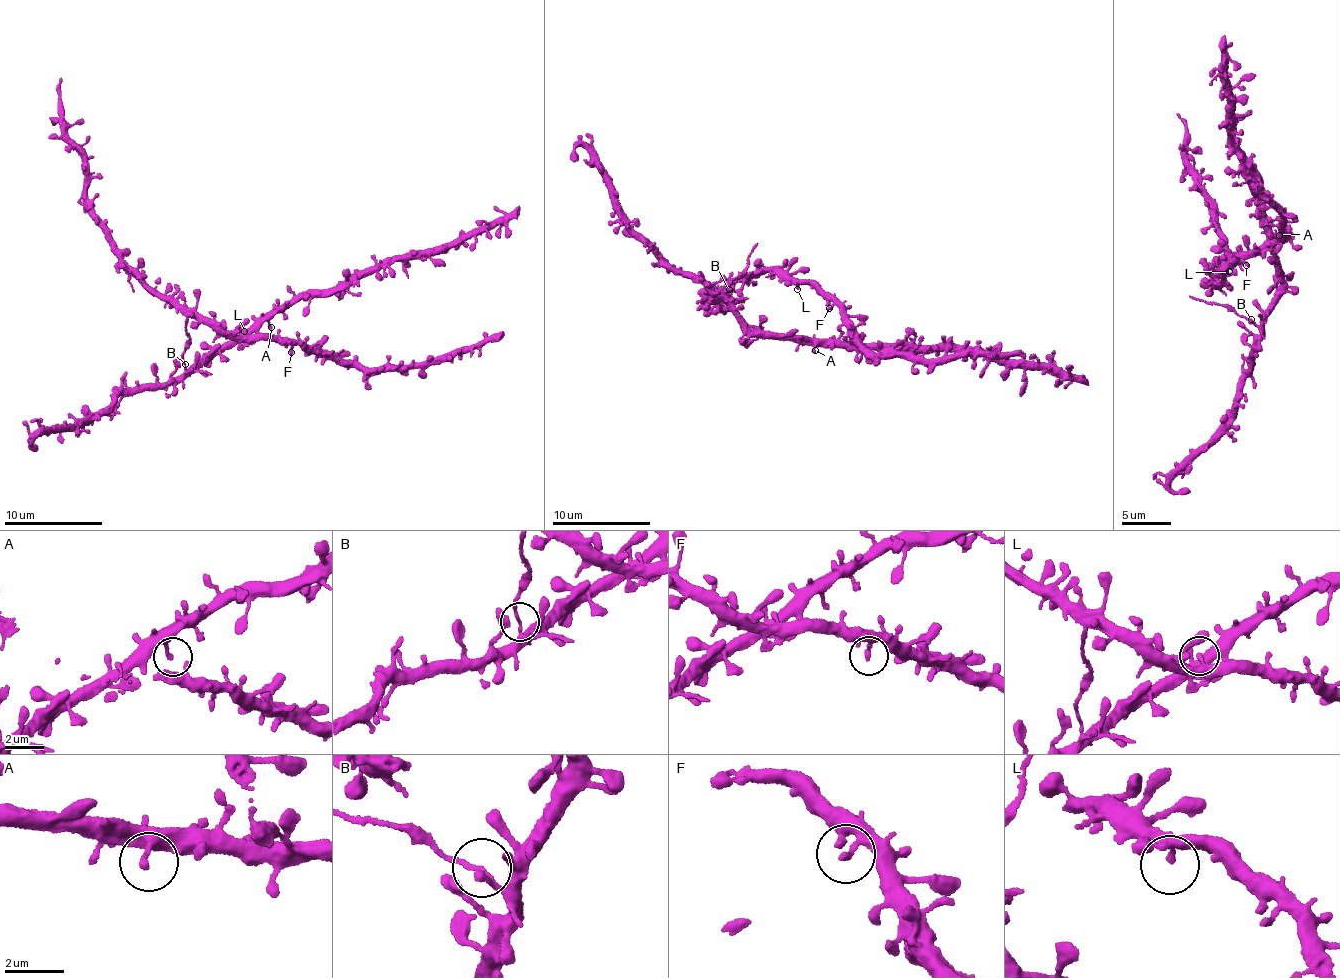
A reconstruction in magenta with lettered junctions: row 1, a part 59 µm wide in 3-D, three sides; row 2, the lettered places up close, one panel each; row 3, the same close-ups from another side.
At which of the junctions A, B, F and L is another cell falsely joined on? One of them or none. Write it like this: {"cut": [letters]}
{"cut": ["B"]}

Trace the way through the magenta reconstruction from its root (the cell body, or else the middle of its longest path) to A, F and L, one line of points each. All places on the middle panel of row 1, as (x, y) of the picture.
A: (724, 292), (730, 308), (749, 325), (771, 333), (807, 336), (813, 342), (815, 350)
F: (724, 292), (732, 278), (750, 260), (765, 268), (777, 266), (791, 277), (805, 279), (824, 297), (829, 308)
L: (724, 292), (732, 278), (750, 260), (765, 268), (777, 266), (797, 282), (797, 289)

